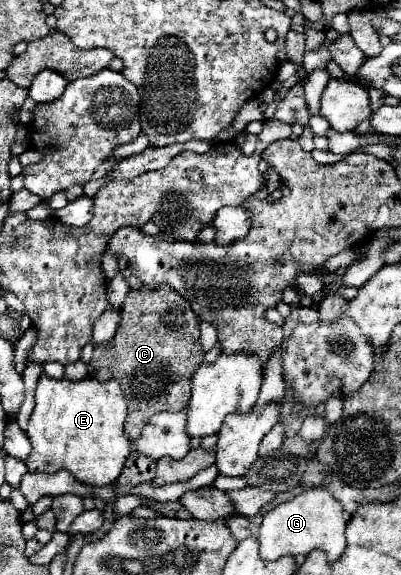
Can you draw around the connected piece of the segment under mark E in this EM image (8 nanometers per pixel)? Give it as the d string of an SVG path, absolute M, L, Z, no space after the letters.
M46 374L38 380L36 406L28 422L26 436L32 452L26 460L28 472L68 470L78 482L90 486L108 486L118 480L132 452L124 432L126 400L116 380L98 382L92 378L70 382L54 380Z

